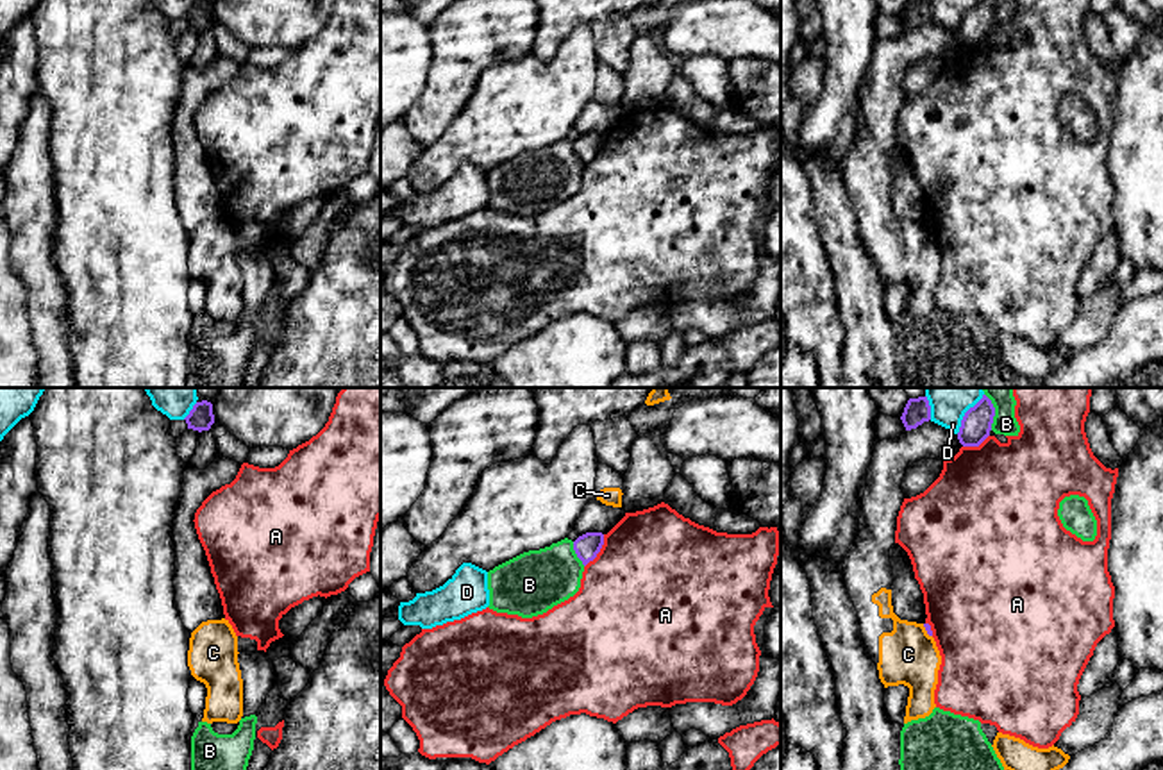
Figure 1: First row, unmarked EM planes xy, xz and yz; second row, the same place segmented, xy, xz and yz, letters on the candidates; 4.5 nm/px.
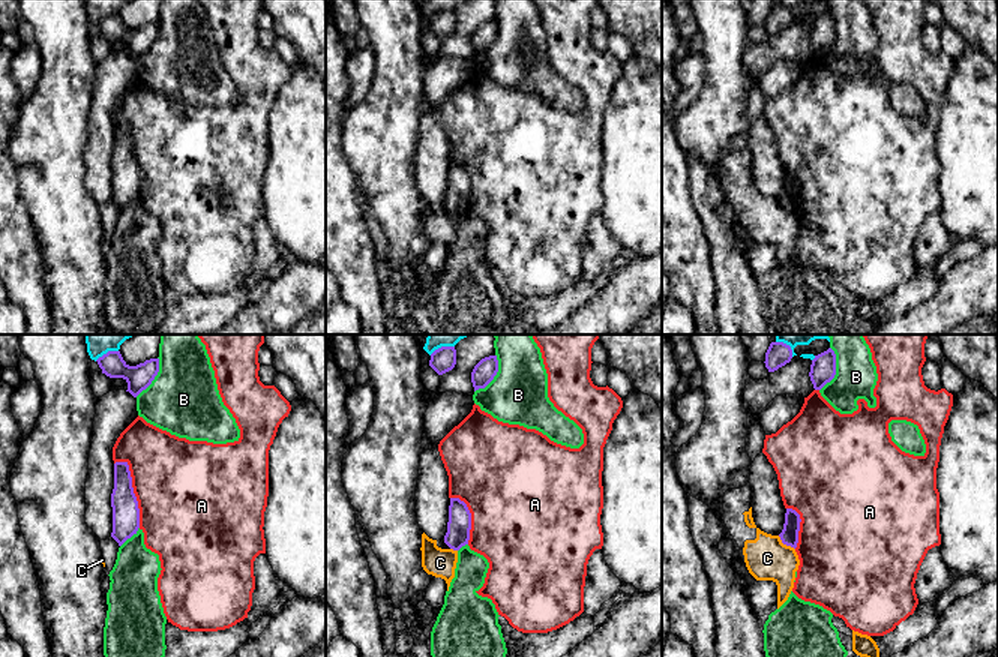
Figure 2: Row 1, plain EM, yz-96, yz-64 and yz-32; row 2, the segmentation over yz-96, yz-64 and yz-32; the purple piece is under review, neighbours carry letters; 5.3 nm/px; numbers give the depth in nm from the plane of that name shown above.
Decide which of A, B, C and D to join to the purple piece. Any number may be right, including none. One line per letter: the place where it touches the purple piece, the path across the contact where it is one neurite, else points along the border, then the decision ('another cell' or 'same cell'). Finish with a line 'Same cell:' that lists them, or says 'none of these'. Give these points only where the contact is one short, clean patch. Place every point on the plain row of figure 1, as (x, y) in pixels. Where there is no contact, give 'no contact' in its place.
A: xz (599, 150) | another cell
B: xz (576, 152) | another cell
C: yz (926, 229) | along yz (922, 224), (931, 236) | another cell
D: yz (963, 16) | another cell
Same cell: none of these

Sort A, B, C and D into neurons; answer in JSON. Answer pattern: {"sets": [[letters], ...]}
{"sets": [["A"], ["B"], ["C"], ["D"]]}

